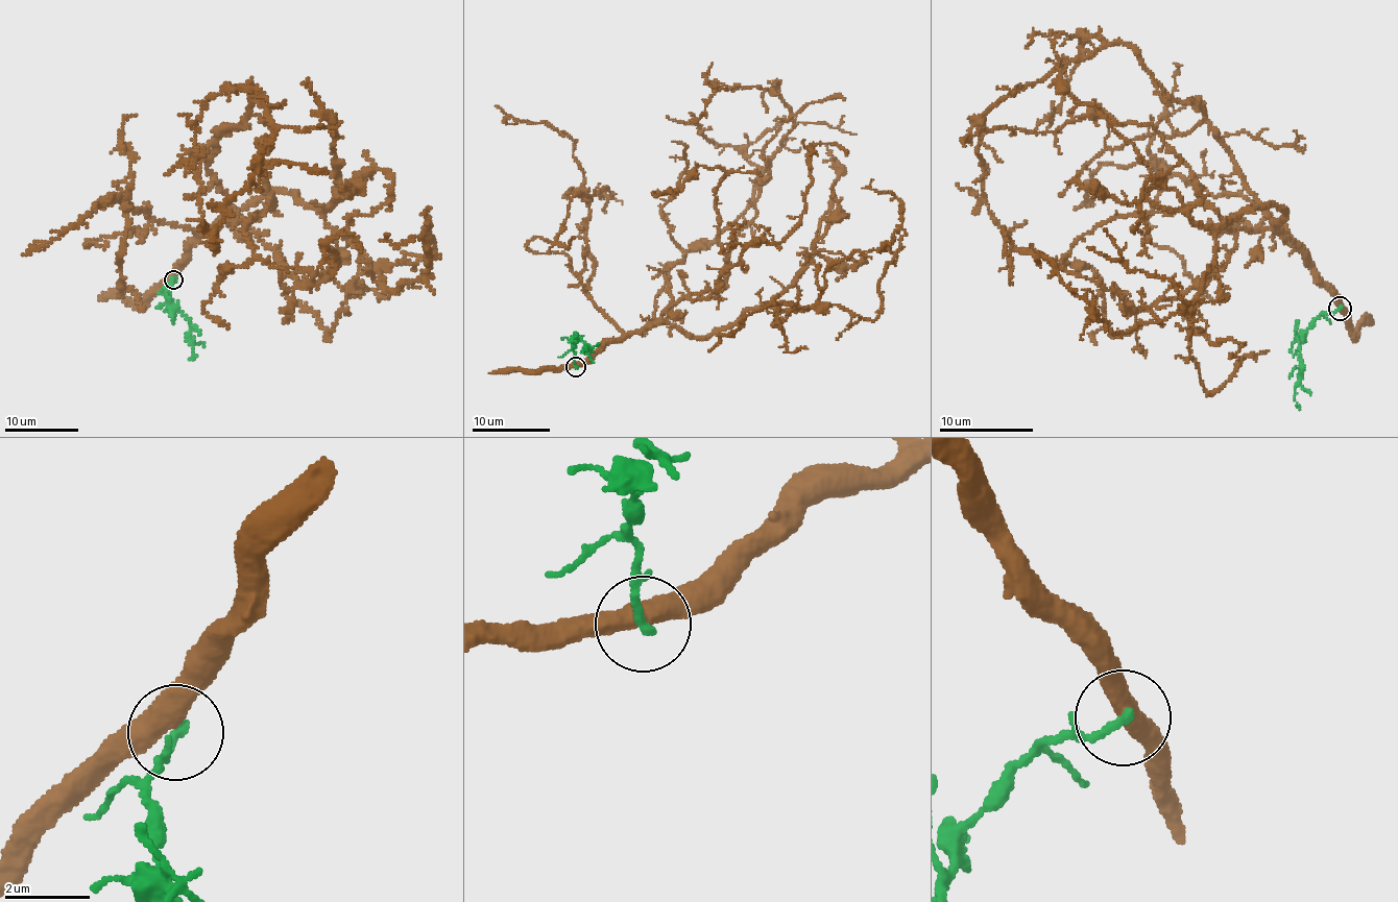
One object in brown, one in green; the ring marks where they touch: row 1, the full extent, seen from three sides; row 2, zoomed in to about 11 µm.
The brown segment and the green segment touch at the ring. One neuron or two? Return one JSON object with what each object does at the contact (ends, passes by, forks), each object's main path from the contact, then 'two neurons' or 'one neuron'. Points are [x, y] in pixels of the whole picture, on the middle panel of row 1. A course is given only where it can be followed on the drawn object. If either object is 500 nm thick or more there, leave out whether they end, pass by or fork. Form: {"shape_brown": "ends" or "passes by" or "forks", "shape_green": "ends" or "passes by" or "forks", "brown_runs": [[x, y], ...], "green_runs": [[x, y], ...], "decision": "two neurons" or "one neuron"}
{"shape_brown": "passes by", "shape_green": "ends", "brown_runs": [[575, 367], [666, 319], [667, 272], [740, 215], [792, 127], [791, 106], [761, 87], [722, 89], [689, 120]], "green_runs": [[575, 367], [573, 349], [577, 342], [583, 341], [589, 346], [580, 352]], "decision": "two neurons"}

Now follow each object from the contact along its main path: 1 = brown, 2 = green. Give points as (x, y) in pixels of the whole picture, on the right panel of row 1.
1: (1341, 308), (1204, 112), (1121, 43), (1067, 58), (984, 116), (990, 218), (1008, 229), (1025, 220)
2: (1341, 308), (1318, 318), (1298, 349), (1300, 360), (1294, 398), (1300, 409)

